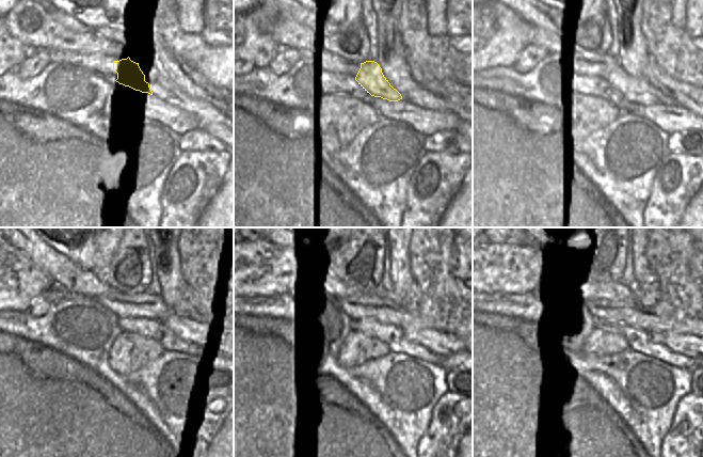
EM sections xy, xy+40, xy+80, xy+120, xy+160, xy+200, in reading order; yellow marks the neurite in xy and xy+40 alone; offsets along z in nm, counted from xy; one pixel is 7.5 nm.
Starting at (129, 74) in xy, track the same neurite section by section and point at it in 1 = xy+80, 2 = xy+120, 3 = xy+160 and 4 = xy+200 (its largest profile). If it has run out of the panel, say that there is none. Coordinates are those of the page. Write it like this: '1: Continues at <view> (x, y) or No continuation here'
1: Continues at xy+80 (634, 90)
2: Continues at xy+120 (172, 325)
3: Continues at xy+160 (440, 343)
4: Continues at xy+200 (687, 345).

